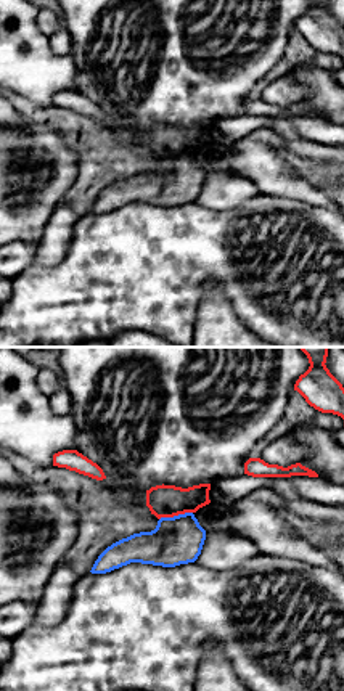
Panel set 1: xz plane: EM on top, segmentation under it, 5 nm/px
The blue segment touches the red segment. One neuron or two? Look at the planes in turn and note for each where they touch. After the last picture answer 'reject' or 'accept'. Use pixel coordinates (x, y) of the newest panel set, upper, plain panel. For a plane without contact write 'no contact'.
meets blue at (176, 156)

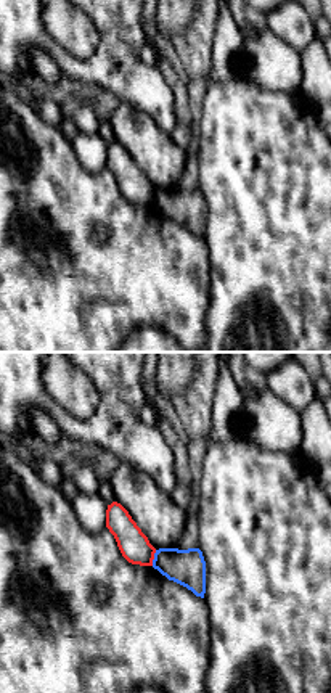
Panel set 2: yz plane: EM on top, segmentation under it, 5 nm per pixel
meets blue at (155, 198)

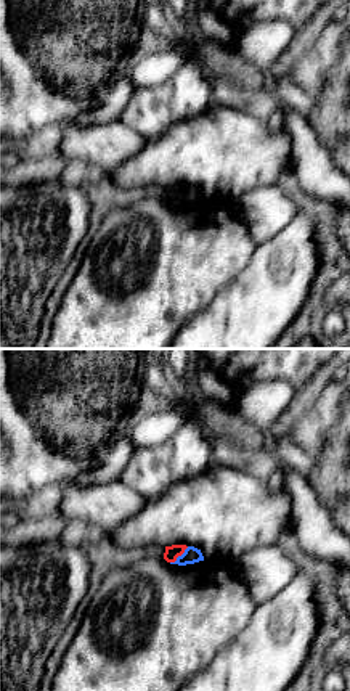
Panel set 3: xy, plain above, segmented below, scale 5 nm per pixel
meets blue at (179, 196)

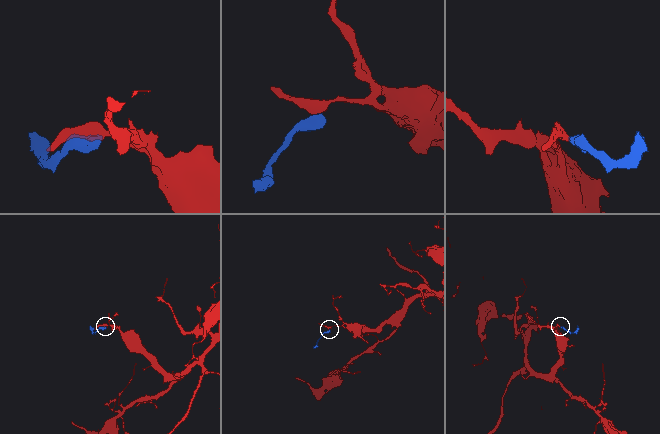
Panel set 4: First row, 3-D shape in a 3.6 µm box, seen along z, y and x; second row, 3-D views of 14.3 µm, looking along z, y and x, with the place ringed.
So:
reject

